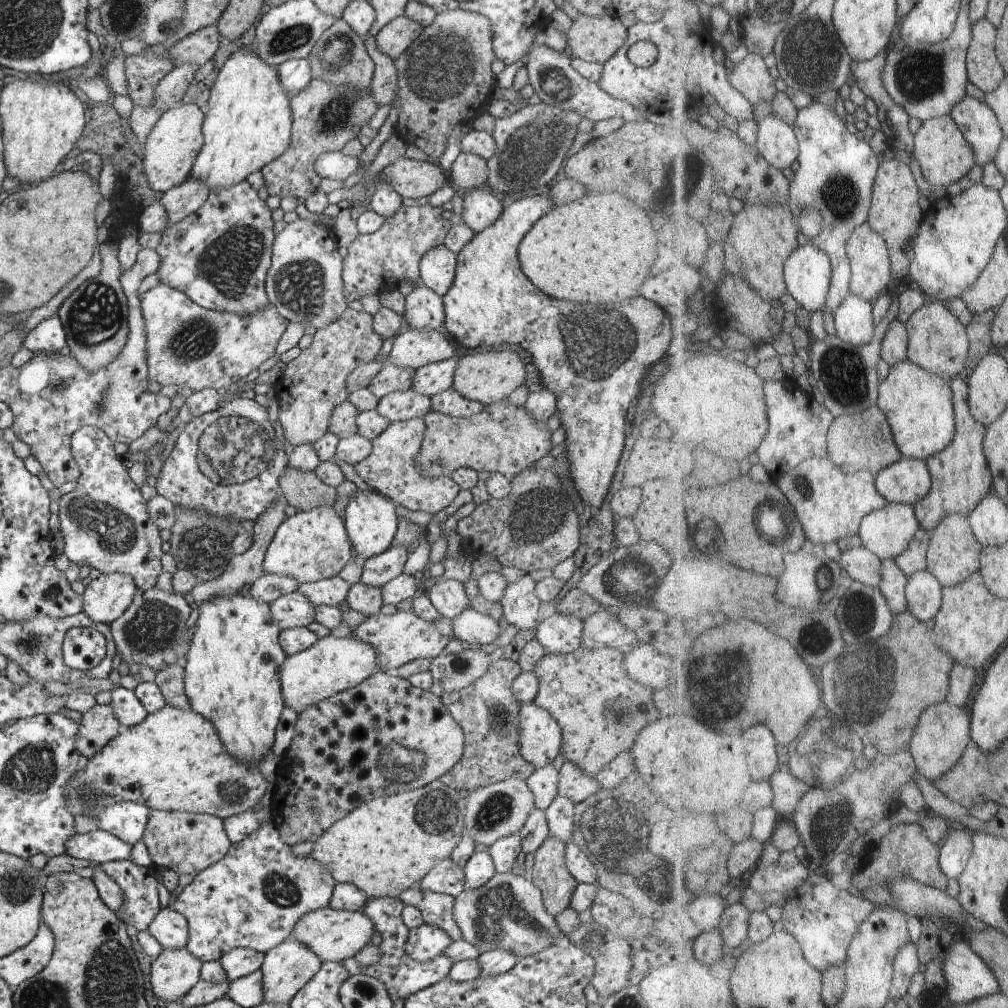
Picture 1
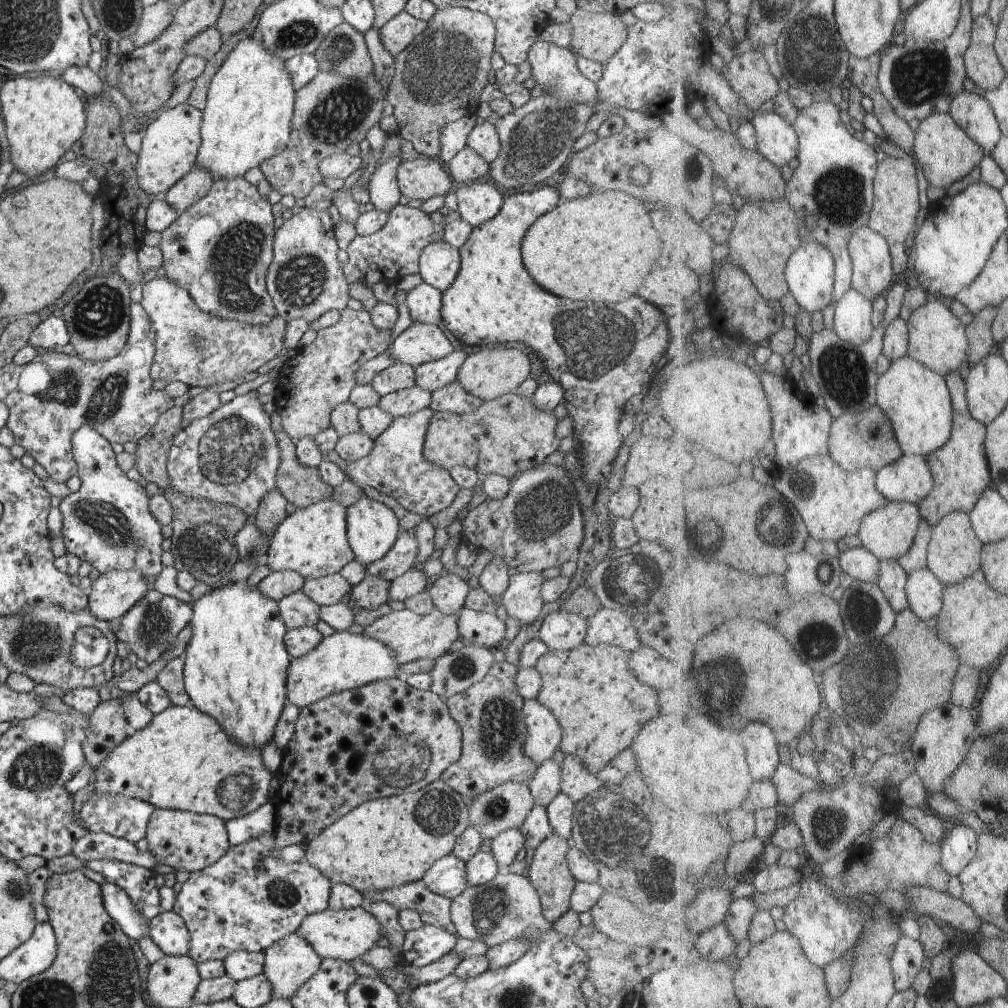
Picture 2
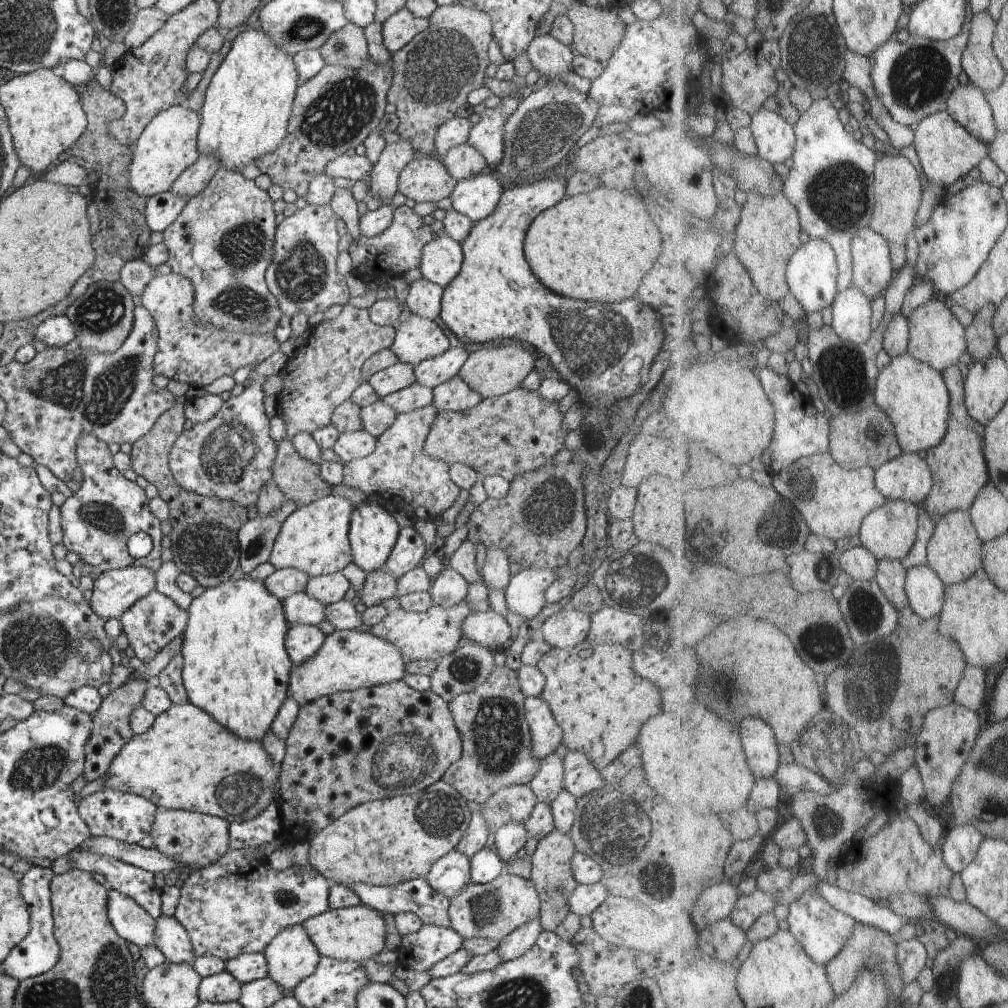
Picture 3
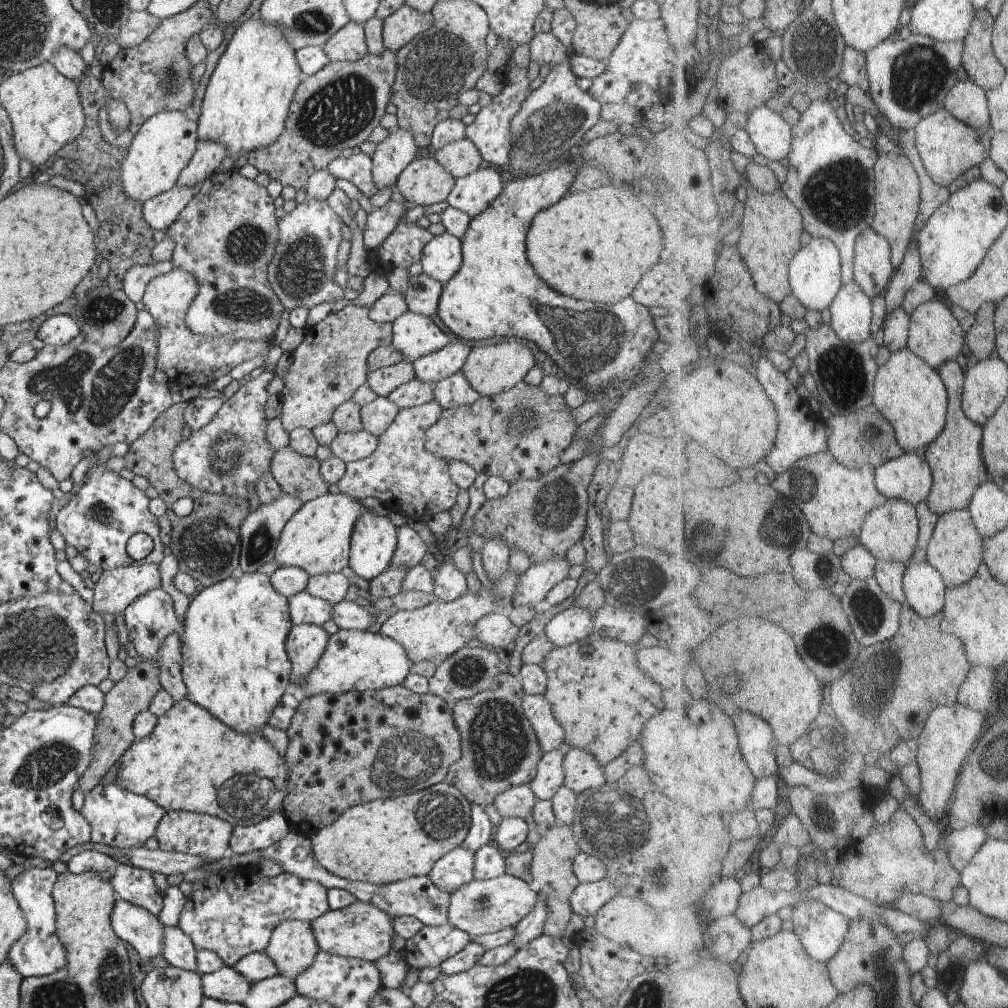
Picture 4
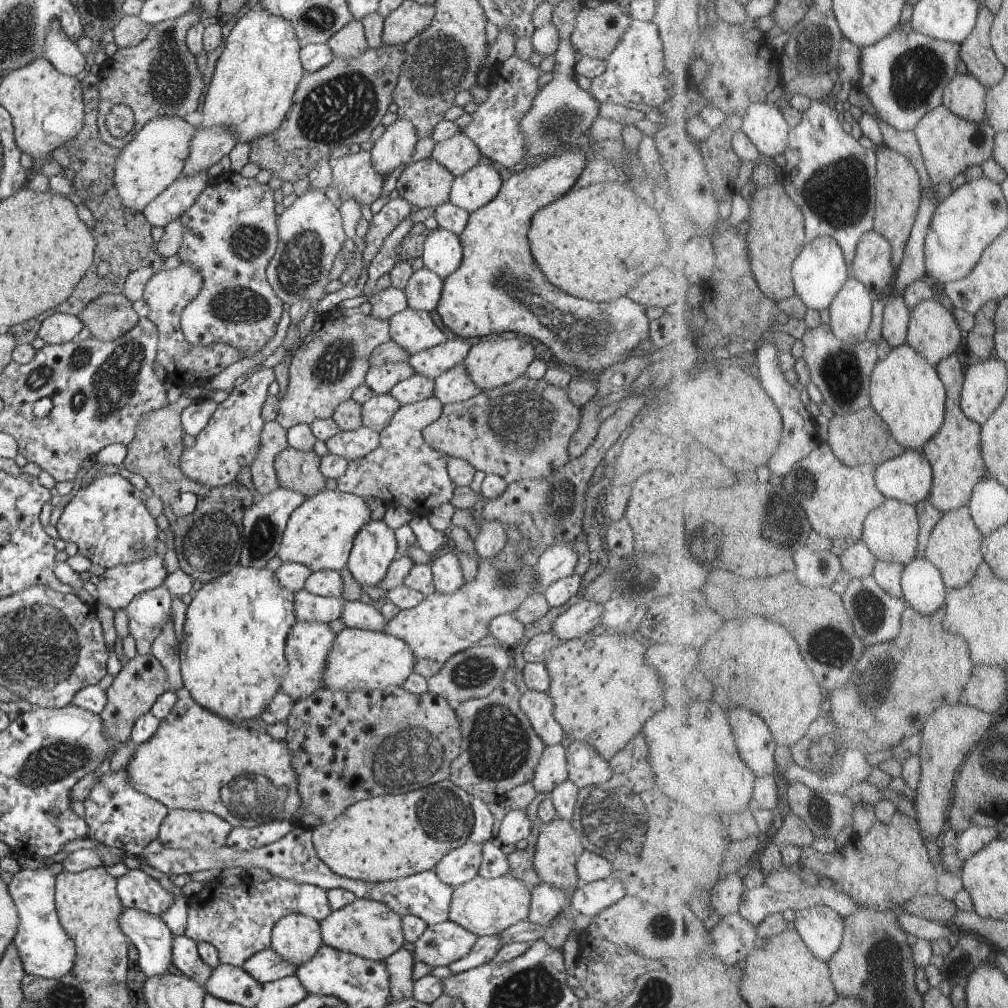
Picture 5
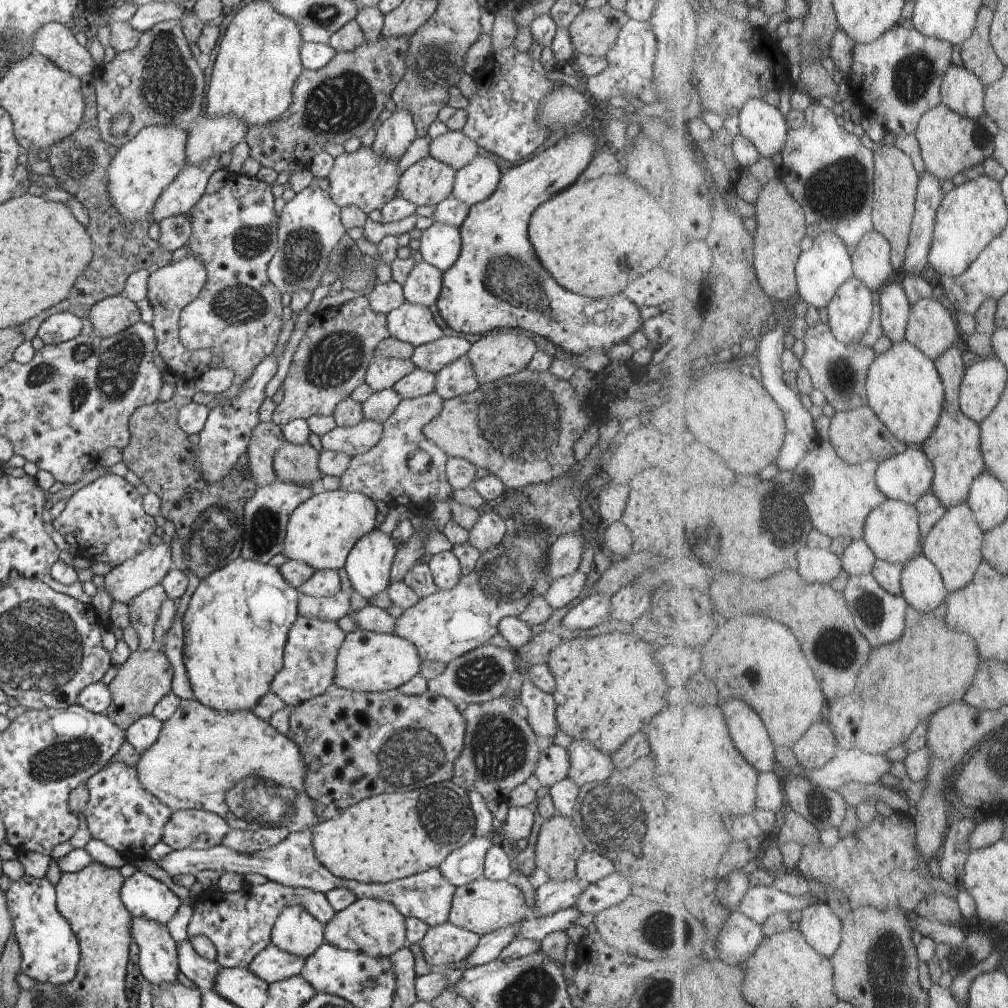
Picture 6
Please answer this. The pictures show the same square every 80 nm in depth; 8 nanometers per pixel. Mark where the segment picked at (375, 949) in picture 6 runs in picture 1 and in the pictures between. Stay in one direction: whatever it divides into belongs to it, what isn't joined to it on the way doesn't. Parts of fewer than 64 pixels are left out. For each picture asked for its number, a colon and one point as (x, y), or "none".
1: (334, 935)
2: (346, 934)
3: (357, 933)
4: (360, 931)
5: (366, 928)

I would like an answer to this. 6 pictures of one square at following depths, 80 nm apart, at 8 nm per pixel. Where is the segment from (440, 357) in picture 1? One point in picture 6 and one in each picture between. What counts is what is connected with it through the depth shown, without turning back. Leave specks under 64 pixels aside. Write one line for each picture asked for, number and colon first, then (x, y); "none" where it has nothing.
2: (421, 343)
3: (417, 339)
4: (414, 335)
5: (415, 331)
6: (414, 324)

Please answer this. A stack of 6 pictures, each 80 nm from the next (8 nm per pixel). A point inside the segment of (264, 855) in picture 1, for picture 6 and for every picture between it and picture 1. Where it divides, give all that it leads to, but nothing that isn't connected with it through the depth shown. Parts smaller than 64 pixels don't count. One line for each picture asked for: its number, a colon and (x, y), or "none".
2: (248, 900)
3: (238, 905)
4: (232, 913)
5: (238, 920)
6: (239, 924)

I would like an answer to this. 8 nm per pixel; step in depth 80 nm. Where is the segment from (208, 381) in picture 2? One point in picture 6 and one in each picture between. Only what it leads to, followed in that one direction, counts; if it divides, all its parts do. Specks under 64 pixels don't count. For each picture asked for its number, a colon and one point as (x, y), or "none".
3: (186, 352)
4: (188, 359)
5: (168, 292)
6: (172, 286)

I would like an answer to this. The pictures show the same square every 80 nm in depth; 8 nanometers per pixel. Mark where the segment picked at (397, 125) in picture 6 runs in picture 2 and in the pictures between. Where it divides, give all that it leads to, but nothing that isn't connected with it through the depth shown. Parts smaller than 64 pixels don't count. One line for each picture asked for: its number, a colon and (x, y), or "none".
2: (384, 193)
3: (383, 184)
4: (392, 155)
5: (395, 147)

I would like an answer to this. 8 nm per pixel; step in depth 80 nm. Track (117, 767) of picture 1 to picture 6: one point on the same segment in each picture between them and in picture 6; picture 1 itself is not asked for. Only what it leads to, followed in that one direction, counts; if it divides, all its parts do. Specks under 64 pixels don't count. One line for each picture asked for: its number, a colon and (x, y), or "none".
2: (182, 759)
3: (186, 760)
4: (191, 761)
5: (197, 761)
6: (236, 765)

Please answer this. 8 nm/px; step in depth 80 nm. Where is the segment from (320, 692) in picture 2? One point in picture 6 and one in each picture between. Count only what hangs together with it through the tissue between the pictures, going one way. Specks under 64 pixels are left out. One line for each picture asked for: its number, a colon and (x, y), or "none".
3: (348, 660)
4: (358, 660)
5: (359, 660)
6: (369, 661)

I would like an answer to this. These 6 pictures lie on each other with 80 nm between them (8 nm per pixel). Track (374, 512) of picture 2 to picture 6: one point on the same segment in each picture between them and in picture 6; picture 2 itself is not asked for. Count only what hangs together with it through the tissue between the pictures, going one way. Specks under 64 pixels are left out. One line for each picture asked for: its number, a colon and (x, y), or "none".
3: (373, 532)
4: (374, 537)
5: (374, 548)
6: (368, 564)

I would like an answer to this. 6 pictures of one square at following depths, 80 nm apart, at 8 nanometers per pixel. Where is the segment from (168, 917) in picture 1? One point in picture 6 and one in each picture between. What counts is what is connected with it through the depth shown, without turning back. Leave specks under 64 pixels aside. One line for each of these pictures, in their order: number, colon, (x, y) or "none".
2: (168, 930)
3: (170, 937)
4: (179, 950)
5: (185, 956)
6: (200, 970)

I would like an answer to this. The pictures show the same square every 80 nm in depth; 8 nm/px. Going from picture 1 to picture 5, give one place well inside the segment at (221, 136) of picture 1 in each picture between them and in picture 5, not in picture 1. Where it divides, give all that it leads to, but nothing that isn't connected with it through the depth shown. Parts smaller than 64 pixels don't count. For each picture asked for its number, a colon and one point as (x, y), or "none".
2: (247, 119)
3: (247, 108)
4: (247, 100)
5: (251, 91)

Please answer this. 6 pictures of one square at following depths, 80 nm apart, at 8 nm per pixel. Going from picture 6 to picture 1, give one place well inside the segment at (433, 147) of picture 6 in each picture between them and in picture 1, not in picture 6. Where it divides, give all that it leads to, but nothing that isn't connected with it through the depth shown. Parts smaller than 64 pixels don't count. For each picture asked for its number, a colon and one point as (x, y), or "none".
1: (470, 171)
2: (467, 165)
3: (461, 162)
4: (460, 158)
5: (459, 154)

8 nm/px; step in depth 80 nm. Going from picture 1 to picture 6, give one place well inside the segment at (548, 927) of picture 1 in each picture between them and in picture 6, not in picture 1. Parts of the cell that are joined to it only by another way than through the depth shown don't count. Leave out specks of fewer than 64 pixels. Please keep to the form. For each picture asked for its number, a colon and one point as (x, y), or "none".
2: (508, 907)
3: (493, 910)
4: (478, 908)
5: (485, 907)
6: (482, 906)

